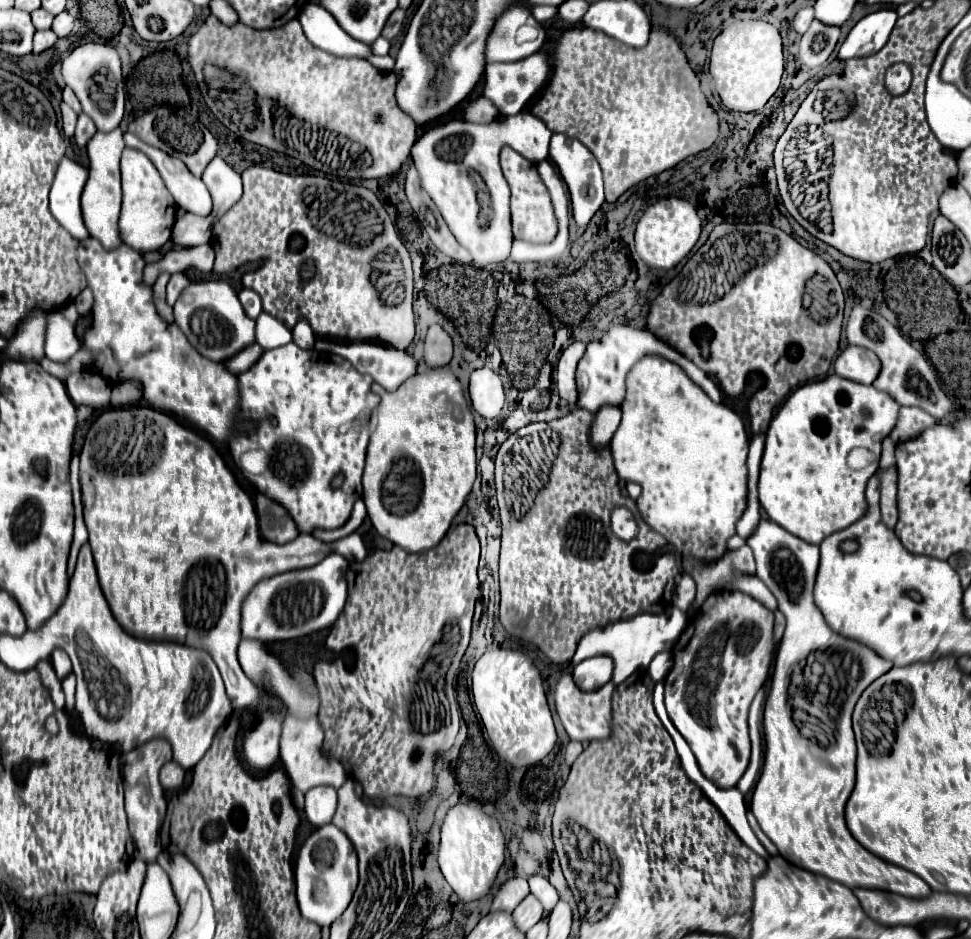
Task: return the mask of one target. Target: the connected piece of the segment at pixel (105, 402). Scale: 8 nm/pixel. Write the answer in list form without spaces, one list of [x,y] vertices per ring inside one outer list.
[[[72,374],[66,378],[66,390],[74,404],[88,404],[100,410],[110,406],[110,382],[106,382],[98,374]]]

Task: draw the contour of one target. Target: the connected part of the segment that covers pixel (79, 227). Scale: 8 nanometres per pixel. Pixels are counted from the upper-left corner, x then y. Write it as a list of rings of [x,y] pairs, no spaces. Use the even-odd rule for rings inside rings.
[[[62,158],[50,190],[52,216],[76,238],[86,240],[90,234],[80,214],[80,196],[88,180],[88,170],[70,158]]]

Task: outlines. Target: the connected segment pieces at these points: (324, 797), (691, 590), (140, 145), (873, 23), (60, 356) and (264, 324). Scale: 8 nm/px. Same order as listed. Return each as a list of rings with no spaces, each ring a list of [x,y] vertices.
[[[316,786],[306,792],[306,806],[304,812],[314,826],[324,826],[332,822],[332,816],[336,812],[336,790],[330,786]]]
[[[680,574],[678,580],[676,580],[674,604],[676,604],[680,610],[686,610],[686,608],[694,602],[694,596],[696,596],[696,584],[694,584],[692,576]]]
[[[130,132],[124,134],[124,142],[126,142],[128,148],[144,152],[154,162],[154,166],[158,168],[166,188],[170,190],[170,194],[174,196],[174,200],[180,208],[194,212],[194,214],[200,214],[200,216],[210,214],[212,200],[210,200],[208,188],[204,186],[204,182],[200,178],[196,178],[186,168],[186,164],[182,164],[182,160],[168,156],[166,152],[142,142],[140,138],[136,138]]]
[[[878,10],[868,16],[864,16],[856,26],[850,30],[848,38],[840,46],[838,58],[850,60],[860,56],[876,54],[884,48],[886,40],[890,38],[890,32],[898,20],[898,14],[894,10]]]
[[[52,314],[46,332],[46,358],[54,362],[66,362],[78,352],[78,338],[74,334],[74,324],[70,324],[60,314]]]
[[[262,312],[256,320],[256,342],[264,350],[272,350],[292,342],[292,332],[268,312]]]

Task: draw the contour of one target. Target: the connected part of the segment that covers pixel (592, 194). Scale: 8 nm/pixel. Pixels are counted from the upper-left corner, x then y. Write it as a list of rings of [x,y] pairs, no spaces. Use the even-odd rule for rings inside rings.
[[[552,134],[552,140],[550,140],[550,158],[558,166],[564,182],[568,184],[570,200],[572,200],[572,214],[574,214],[576,224],[578,226],[588,226],[590,218],[604,204],[604,186],[602,186],[600,164],[596,162],[594,154],[580,140],[574,140],[574,138],[566,136],[566,134]]]

